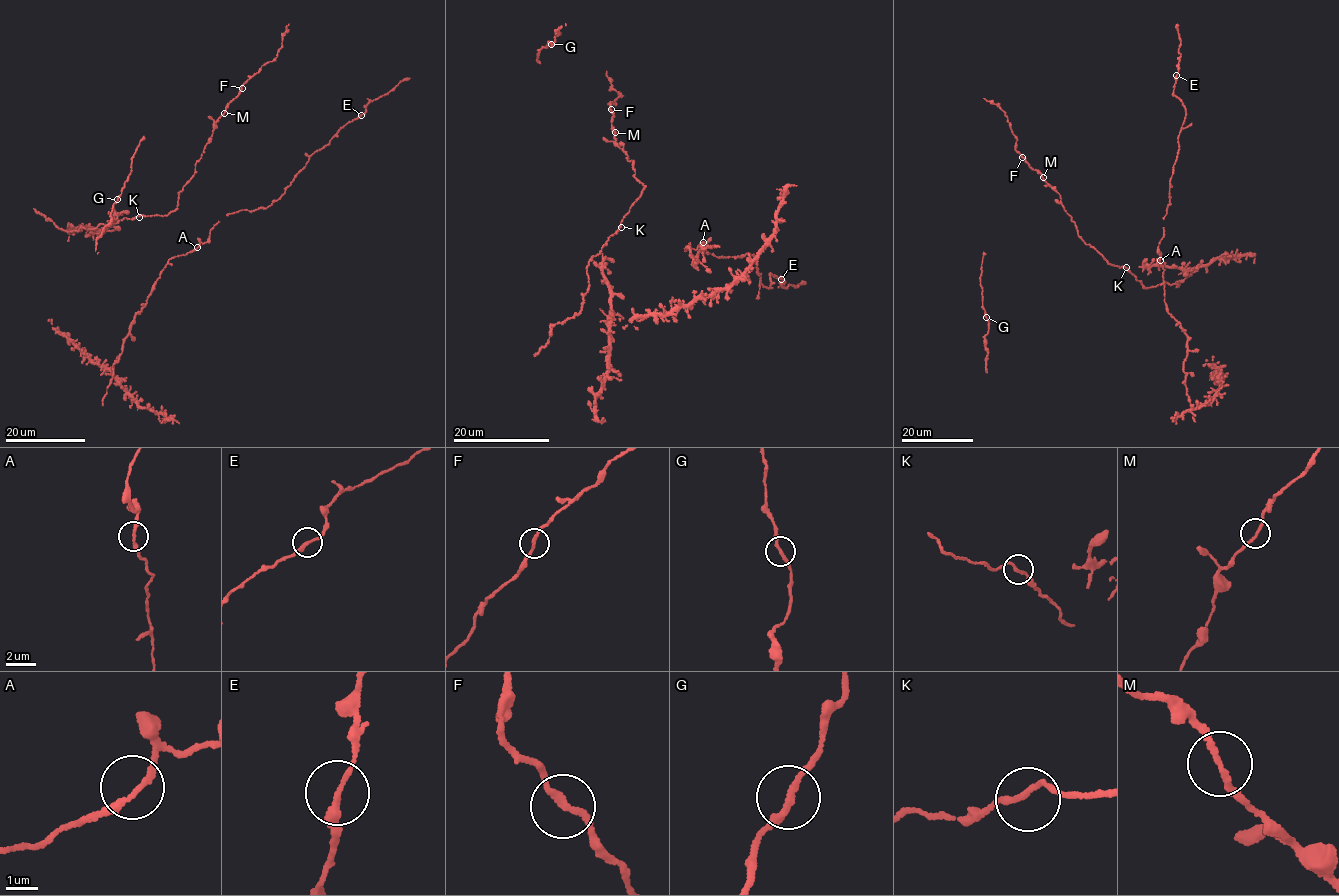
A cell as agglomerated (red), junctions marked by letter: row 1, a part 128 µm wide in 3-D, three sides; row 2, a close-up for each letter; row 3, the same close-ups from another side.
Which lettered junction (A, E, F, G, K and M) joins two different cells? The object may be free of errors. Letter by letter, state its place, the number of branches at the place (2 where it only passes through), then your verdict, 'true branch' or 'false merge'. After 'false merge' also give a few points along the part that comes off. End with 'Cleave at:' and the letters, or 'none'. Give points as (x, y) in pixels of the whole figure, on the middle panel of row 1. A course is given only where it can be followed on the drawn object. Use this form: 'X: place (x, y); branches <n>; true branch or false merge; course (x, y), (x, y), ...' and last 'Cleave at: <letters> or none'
A: place (703, 242); branches 2; true branch
E: place (781, 279); branches 2; false merge; course (782, 279), (784, 282), (781, 285), (786, 288), (789, 285), (795, 288), (806, 282)
F: place (611, 109); branches 2; true branch
G: place (551, 44); branches 2; true branch
K: place (621, 227); branches 2; true branch
M: place (615, 132); branches 2; true branch
Cleave at: E

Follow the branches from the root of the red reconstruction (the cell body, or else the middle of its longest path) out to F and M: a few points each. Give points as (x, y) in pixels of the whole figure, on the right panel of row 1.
F: (1122, 267), (1110, 265), (1083, 241), (1060, 195), (1022, 157)
M: (1122, 267), (1110, 265), (1083, 241), (1060, 195), (1043, 177)

